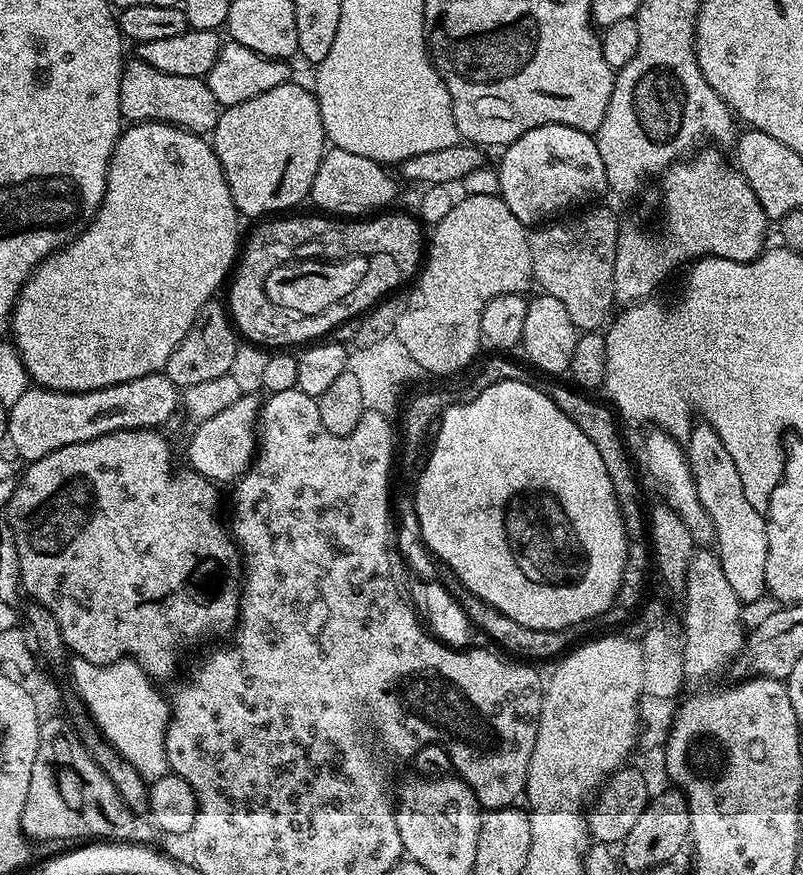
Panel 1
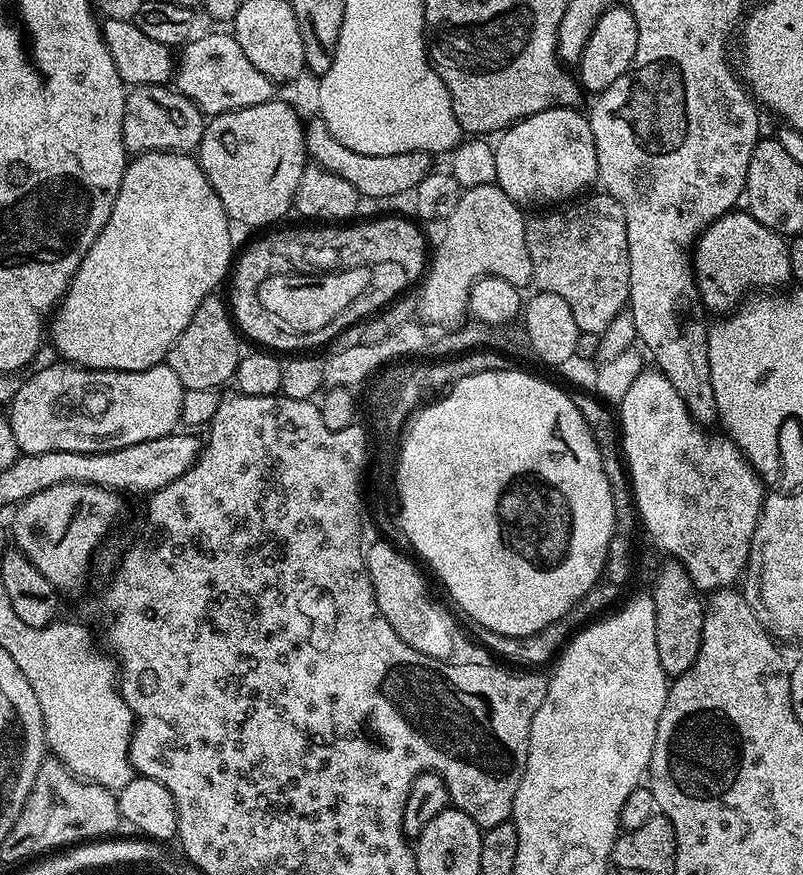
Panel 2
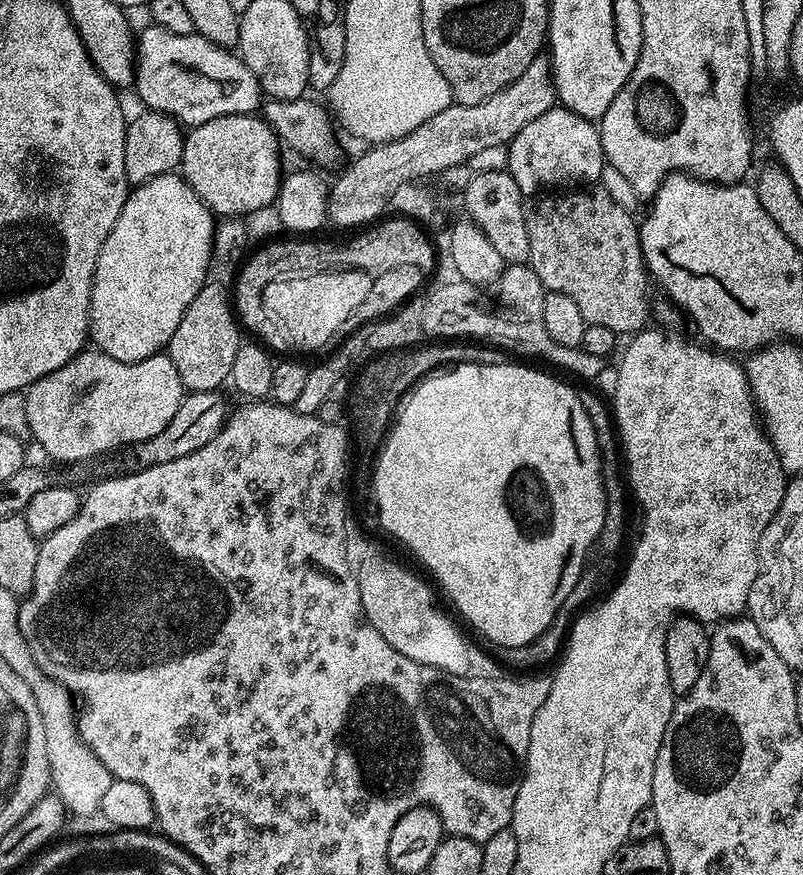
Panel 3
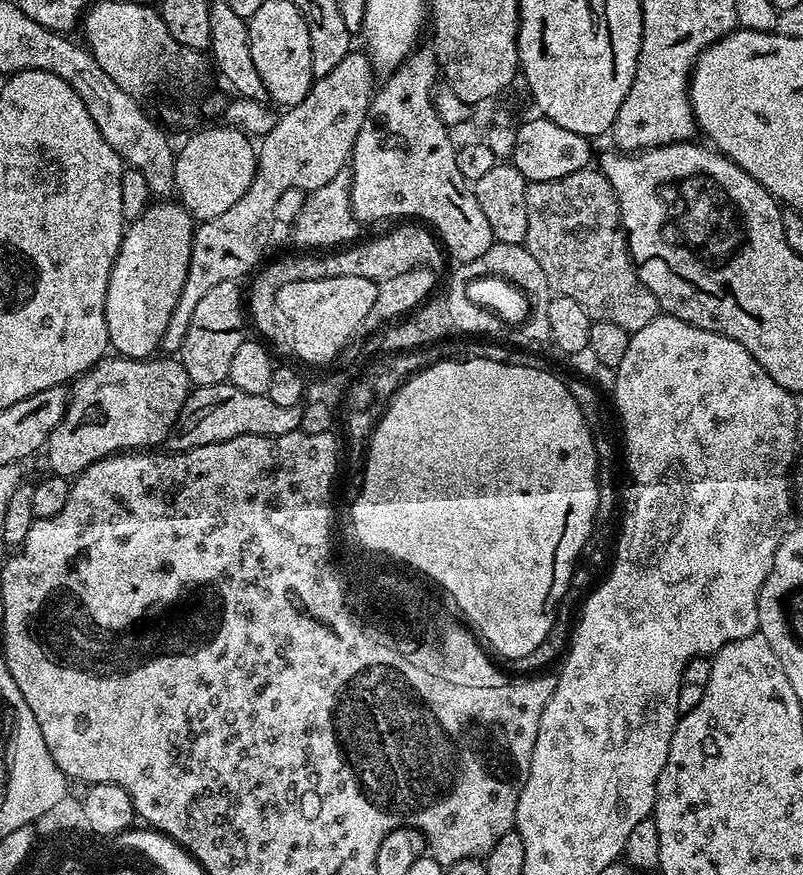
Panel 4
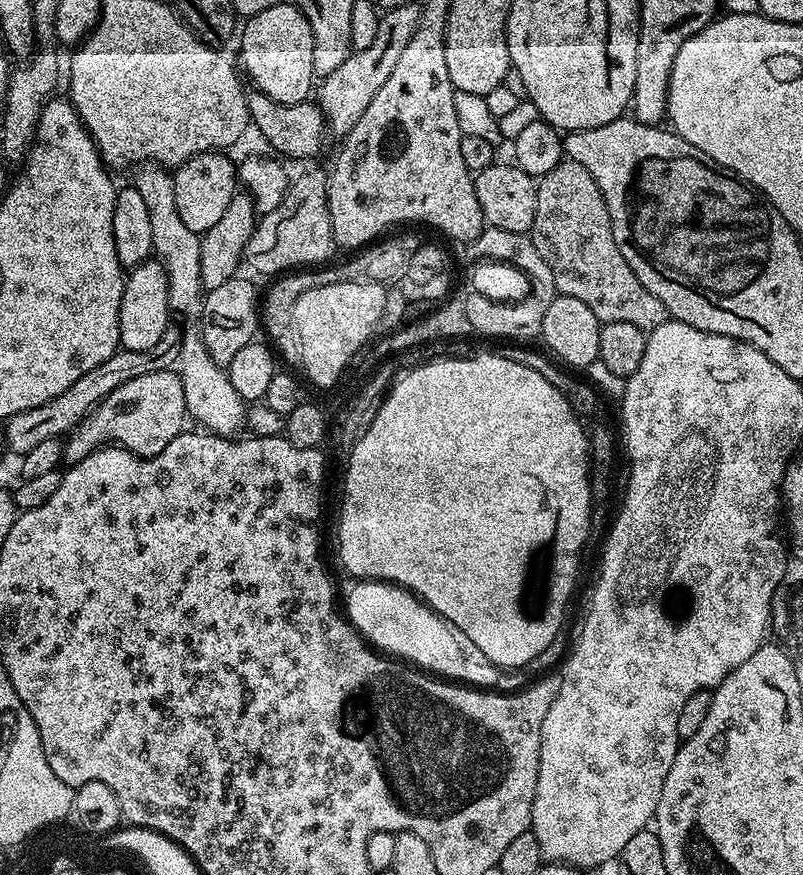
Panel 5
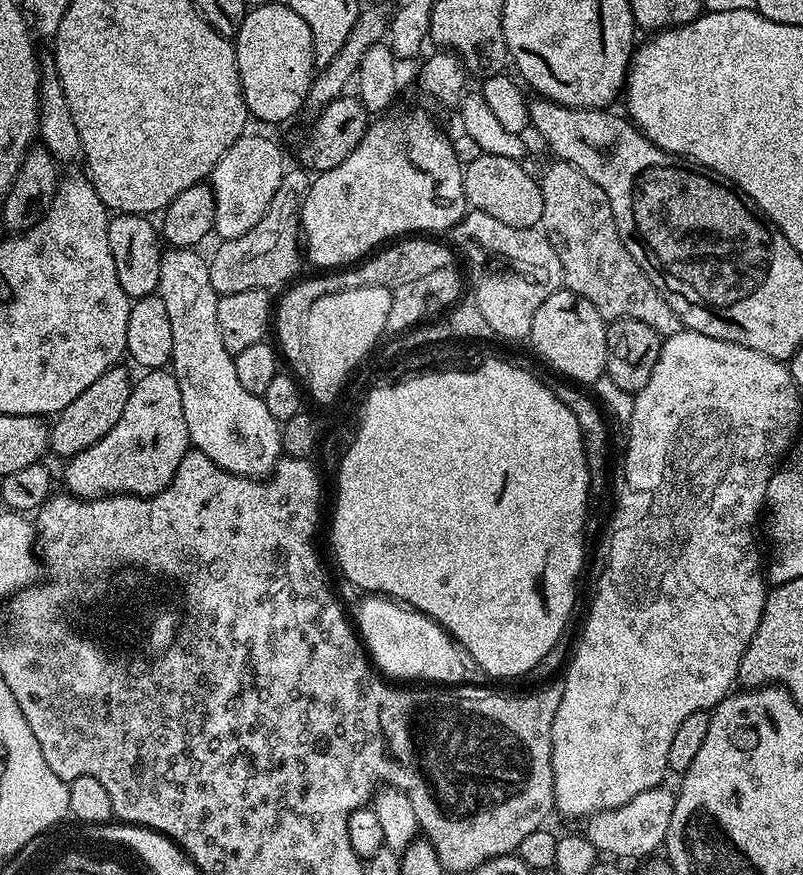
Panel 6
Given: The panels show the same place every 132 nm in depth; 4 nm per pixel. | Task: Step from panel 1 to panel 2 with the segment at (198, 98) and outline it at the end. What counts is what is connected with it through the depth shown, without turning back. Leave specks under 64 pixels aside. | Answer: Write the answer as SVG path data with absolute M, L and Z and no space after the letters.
M163 84L135 85L124 97L122 134L129 153L182 152L199 149L206 117L198 105L190 102L175 87Z

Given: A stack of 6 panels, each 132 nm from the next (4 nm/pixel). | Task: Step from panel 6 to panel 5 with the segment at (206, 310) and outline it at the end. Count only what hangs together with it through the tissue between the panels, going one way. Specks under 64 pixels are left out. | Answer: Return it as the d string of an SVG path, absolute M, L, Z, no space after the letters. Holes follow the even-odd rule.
M144 166L132 180L149 211L150 226L153 227L153 253L167 274L169 307L184 316L197 317L203 311L204 287L201 282L201 242L199 233L187 229L179 217L175 205L174 180L171 173L161 167ZM184 326L181 336L182 346L179 348L179 358L176 371L182 378L183 393L189 415L196 418L209 433L231 437L240 425L243 425L246 414L246 404L229 382L227 373L209 356L205 343L202 342L199 327Z

